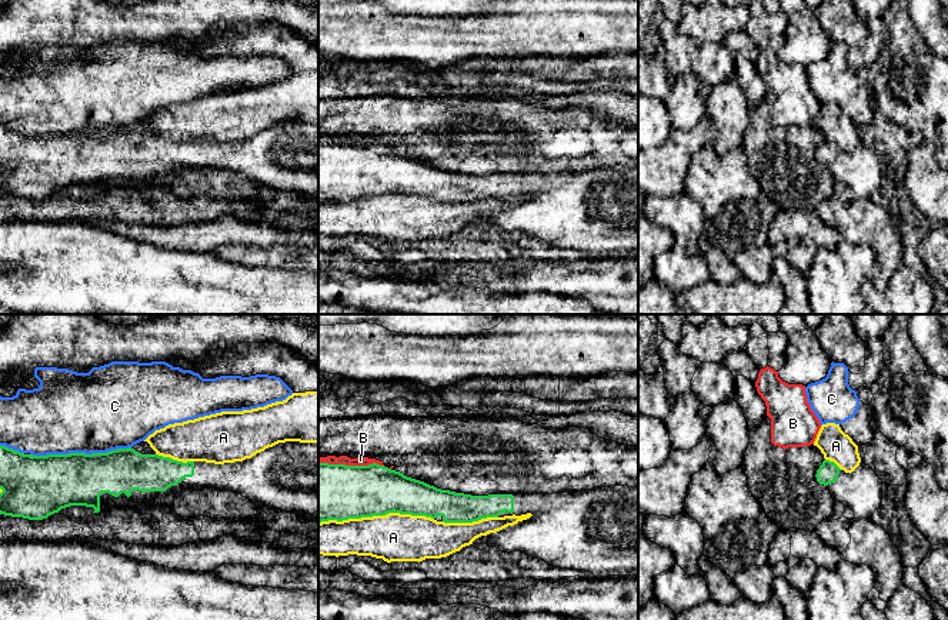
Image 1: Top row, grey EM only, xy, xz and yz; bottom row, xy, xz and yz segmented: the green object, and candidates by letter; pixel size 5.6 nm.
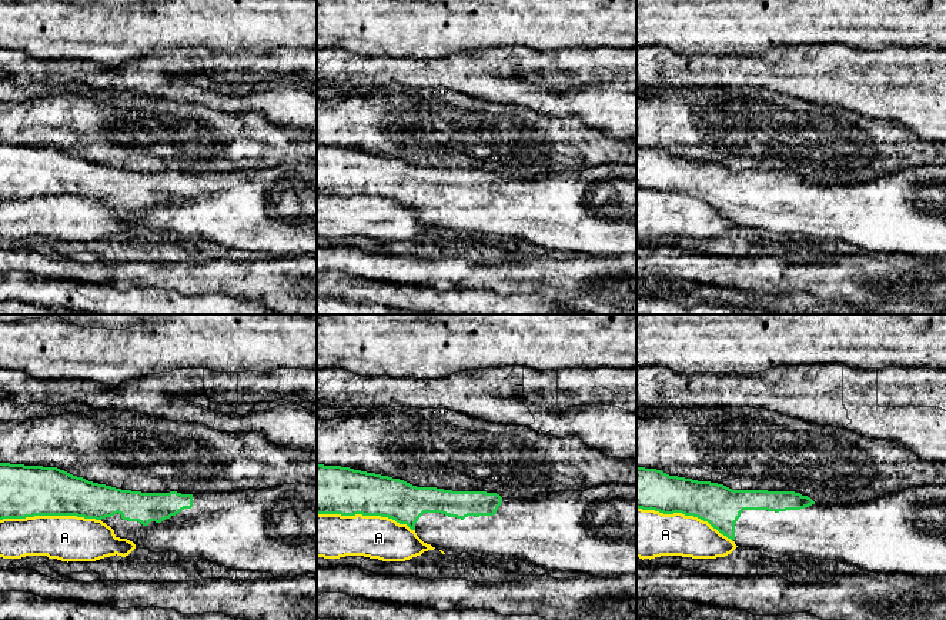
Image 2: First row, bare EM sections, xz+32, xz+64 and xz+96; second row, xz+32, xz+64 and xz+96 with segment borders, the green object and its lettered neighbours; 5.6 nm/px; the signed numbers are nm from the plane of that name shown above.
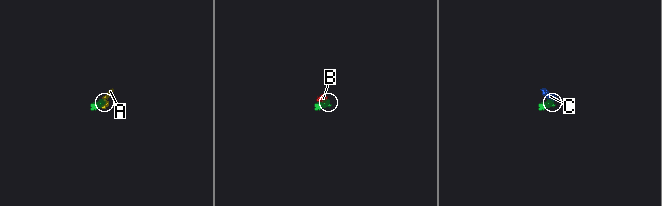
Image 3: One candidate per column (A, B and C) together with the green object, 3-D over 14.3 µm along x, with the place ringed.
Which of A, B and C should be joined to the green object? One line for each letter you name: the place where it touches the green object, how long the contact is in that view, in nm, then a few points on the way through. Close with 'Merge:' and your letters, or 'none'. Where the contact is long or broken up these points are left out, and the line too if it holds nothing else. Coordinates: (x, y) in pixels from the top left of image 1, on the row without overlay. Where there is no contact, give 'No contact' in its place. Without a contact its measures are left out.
Merge: none

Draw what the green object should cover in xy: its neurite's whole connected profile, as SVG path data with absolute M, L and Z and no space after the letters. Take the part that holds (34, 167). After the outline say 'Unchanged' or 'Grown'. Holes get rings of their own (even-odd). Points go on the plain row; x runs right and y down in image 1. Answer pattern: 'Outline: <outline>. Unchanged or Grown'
Outline: M286 121L257 133L243 141L214 144L206 141L177 141L158 134L141 134L134 129L117 129L107 133L69 133L33 136L0 126L0 194L43 200L70 186L93 187L93 193L104 190L110 181L114 187L127 187L128 181L146 183L167 173L184 170L220 169L250 179L267 194L288 191L306 201L318 201L318 123Z. Grown

